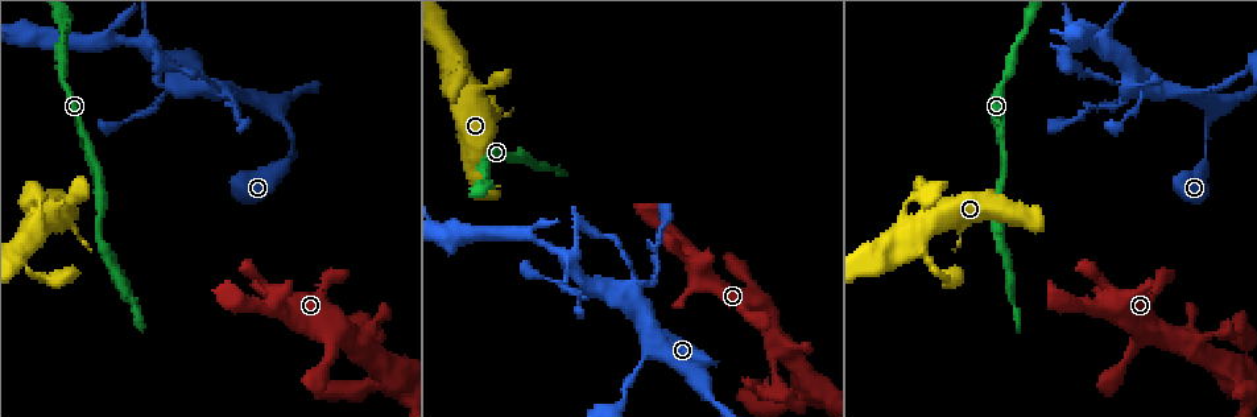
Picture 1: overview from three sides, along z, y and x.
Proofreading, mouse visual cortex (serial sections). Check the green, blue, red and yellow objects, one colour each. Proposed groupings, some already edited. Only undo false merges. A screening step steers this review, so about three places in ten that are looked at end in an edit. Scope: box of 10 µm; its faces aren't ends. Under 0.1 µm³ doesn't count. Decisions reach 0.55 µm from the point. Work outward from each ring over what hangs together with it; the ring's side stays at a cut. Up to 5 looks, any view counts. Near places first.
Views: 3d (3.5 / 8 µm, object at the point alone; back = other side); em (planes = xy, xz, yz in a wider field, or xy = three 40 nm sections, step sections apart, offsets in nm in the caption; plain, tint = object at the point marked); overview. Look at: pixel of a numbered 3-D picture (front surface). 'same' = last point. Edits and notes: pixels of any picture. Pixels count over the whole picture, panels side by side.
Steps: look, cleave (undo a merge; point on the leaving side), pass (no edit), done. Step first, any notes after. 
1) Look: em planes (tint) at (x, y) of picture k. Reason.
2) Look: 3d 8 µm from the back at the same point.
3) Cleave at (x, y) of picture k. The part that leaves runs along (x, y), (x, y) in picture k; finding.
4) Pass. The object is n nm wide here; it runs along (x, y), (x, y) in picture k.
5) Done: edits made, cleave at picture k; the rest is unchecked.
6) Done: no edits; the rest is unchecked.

Look: 3d 8 µm at (666, 348) of picture 1. Three arms meet.

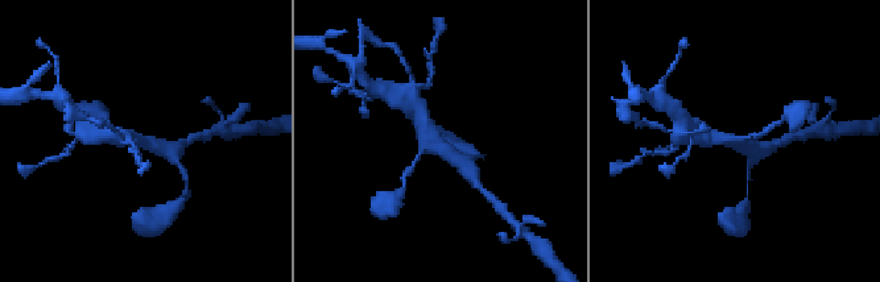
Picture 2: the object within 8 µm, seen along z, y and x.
Look: 3d 3.5 µm at the same point. Zoom in.

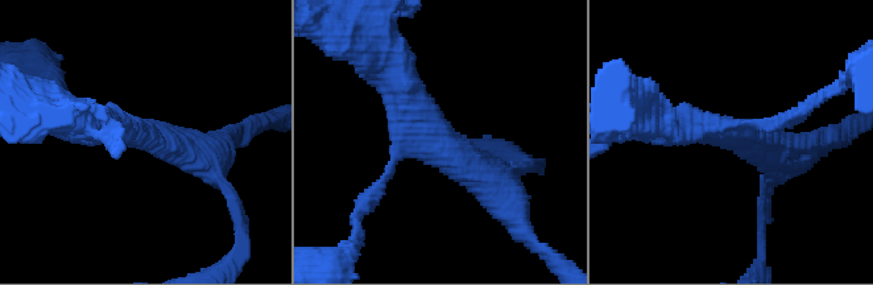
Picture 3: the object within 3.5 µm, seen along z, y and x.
Look: em xy step 3 (tint) at (441, 138) of picture 3. 3 arms meet here; the arms are 150, 350, 400 nm wide; shape alone is not enough.

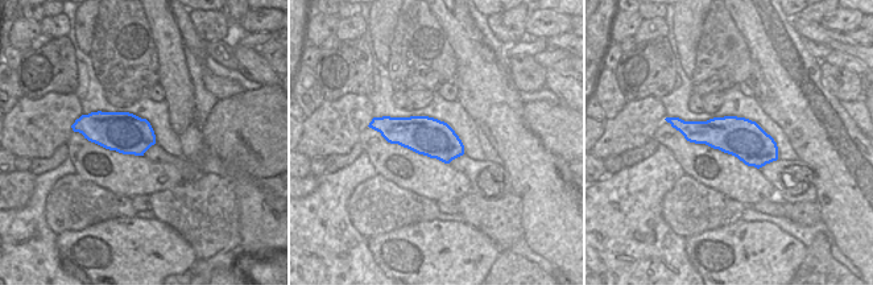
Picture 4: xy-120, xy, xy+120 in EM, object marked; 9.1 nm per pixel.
Pass. It runs along (678, 126), (739, 136), (774, 156) in picture 4; one cell here.

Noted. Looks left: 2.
Look: 3d 8 µm at (109, 40) of picture 1. Three-way junction.

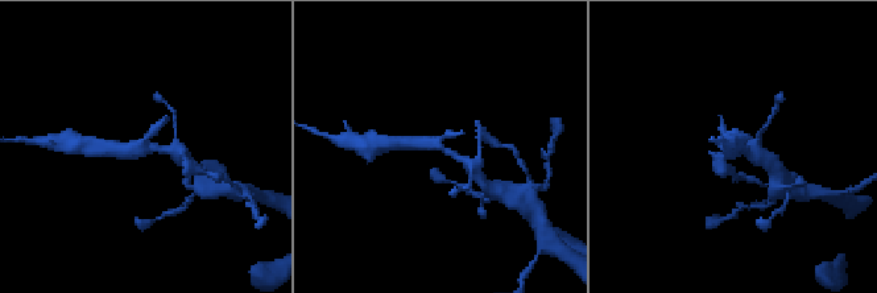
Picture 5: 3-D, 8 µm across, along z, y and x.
Look: em xy step 3 (tint) at the same point. 3 arms meet here; the arms are 250, 250, 350 nm wide; need the tissue.

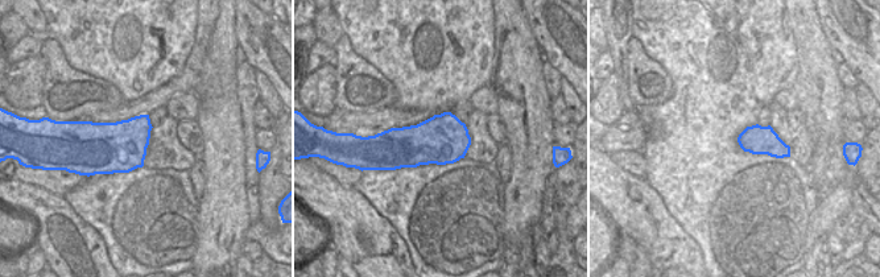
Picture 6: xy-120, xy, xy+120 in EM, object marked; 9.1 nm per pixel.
Pass. The object is 460 nm wide here; it runs along (472, 165), (433, 145), (400, 144) in picture 5; continuous, no second cell.

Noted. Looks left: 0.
Done: no edits; the rest is unchecked.

